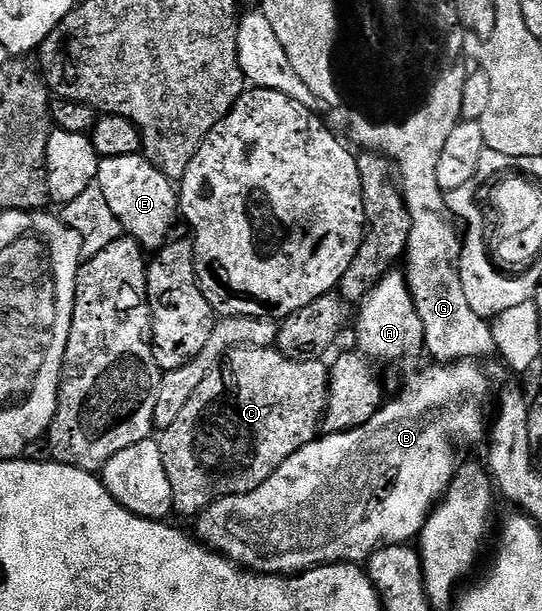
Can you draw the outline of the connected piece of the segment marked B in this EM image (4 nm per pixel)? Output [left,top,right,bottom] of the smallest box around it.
[193,360,491,576]

